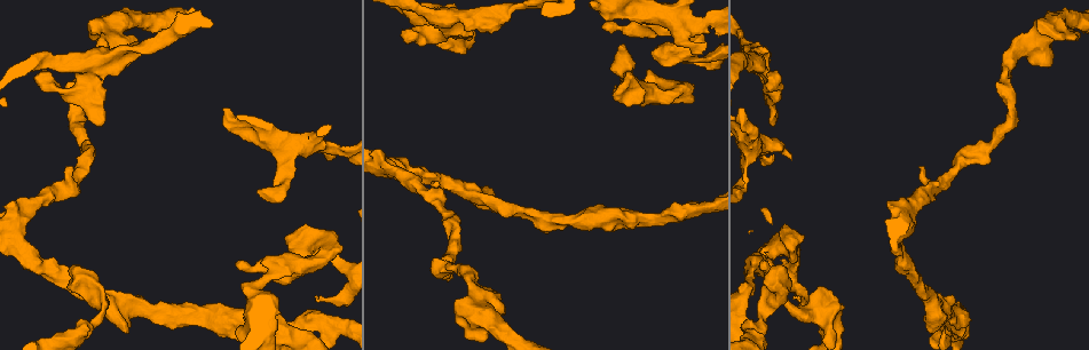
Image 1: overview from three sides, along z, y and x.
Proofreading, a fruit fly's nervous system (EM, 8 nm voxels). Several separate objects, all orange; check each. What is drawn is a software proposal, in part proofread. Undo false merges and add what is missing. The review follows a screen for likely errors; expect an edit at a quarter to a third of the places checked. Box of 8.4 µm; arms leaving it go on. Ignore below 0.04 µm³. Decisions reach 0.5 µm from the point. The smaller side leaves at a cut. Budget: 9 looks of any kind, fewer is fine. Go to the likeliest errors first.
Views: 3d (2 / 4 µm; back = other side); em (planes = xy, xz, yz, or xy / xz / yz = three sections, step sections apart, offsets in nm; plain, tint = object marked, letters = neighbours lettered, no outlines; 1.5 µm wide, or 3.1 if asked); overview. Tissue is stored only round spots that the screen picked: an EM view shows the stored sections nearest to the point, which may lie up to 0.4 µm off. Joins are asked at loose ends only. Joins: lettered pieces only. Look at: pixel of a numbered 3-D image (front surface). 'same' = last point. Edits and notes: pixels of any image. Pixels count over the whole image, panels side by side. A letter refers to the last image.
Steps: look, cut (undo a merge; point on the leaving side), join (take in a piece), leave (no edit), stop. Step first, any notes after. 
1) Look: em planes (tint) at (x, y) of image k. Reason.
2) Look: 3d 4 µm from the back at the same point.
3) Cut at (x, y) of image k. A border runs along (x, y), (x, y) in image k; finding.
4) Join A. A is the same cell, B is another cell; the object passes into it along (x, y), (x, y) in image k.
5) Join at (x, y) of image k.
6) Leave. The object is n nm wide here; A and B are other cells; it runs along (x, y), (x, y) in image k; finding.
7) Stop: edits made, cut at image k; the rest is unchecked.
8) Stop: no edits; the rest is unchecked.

Look: 3d 2 µm at (623, 47) of image 1. Thick end.

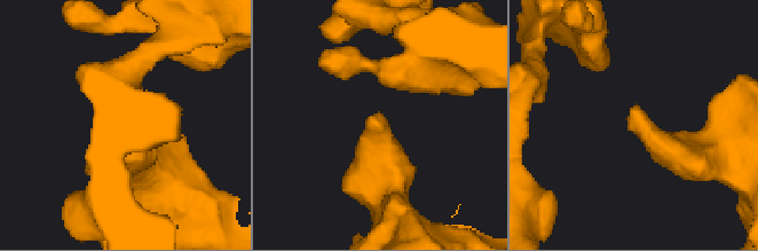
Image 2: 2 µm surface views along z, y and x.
Look: em planes (letters) at (634, 105) of image 2.

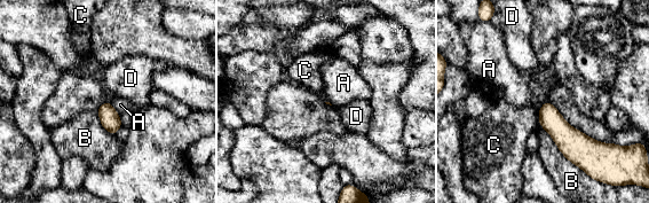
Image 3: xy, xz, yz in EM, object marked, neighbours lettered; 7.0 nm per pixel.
Leave. A, B, C and D are other cells; none of them fits.

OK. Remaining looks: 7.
Look: em xy step 4 (letters) at (100, 321) of image 1. Sharp bend.

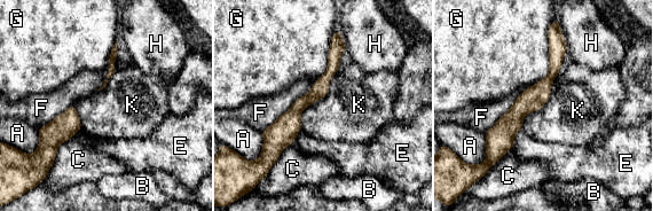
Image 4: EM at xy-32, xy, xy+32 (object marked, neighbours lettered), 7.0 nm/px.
Leave. The object is 120 nm wide here; the longest contact is with F, 550 nm; A, B, C, E, F, G, H and K are other cells; continuous, no second cell.

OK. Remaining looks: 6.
Look: 3d 4 µm at (707, 42) of image 1.

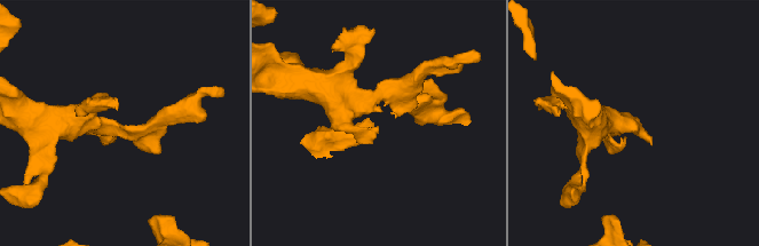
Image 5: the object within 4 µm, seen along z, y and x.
Look: em xy step 4 (tint) at (375, 127) of image 5. Shape alone is not enough.

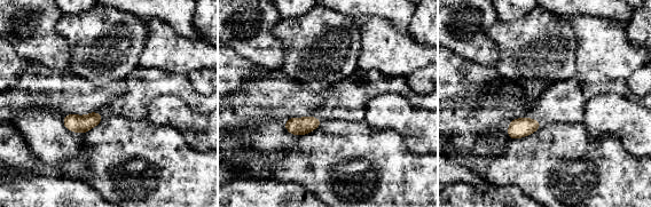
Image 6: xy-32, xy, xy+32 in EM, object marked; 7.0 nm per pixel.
Look: em xy step 4 (letters) at the same point.

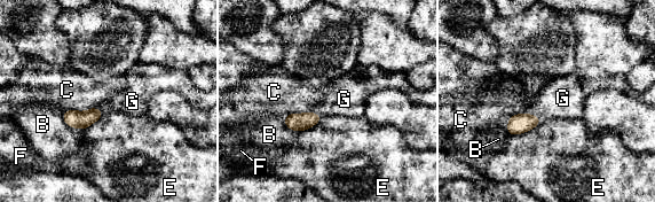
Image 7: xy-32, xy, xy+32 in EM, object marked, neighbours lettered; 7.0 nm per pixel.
Join G. G is the same cell, B, C, E and F are other cells; the cell continues.

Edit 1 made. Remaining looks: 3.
Stop: edits made, join at image 7; the rest is unchecked.

